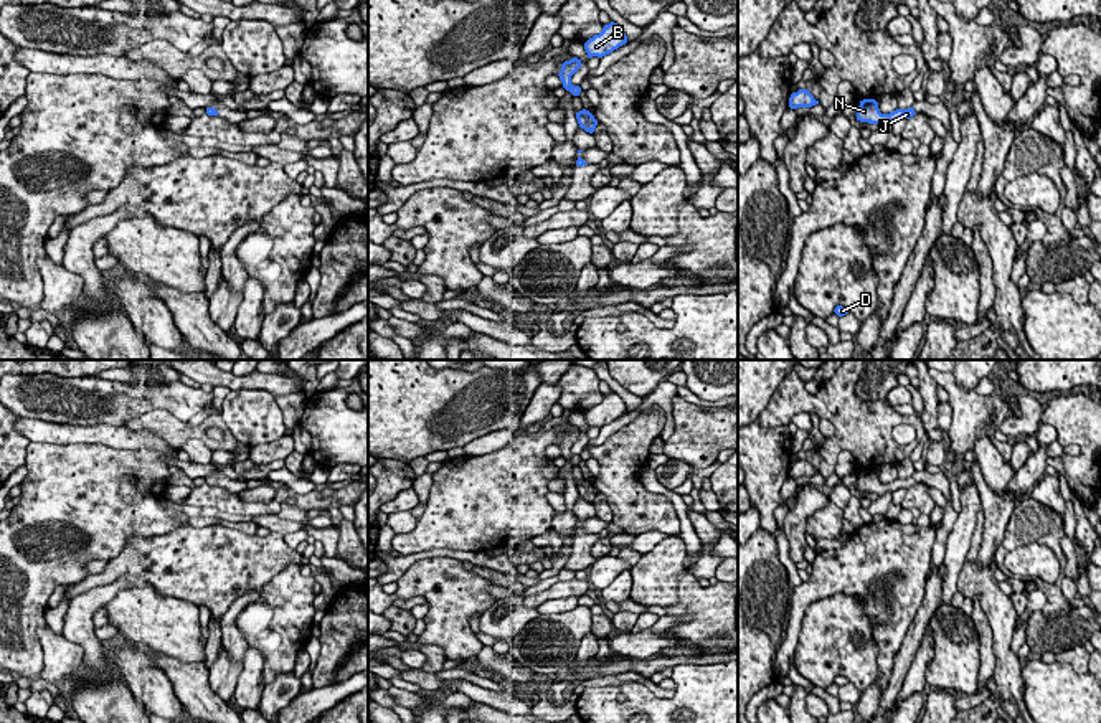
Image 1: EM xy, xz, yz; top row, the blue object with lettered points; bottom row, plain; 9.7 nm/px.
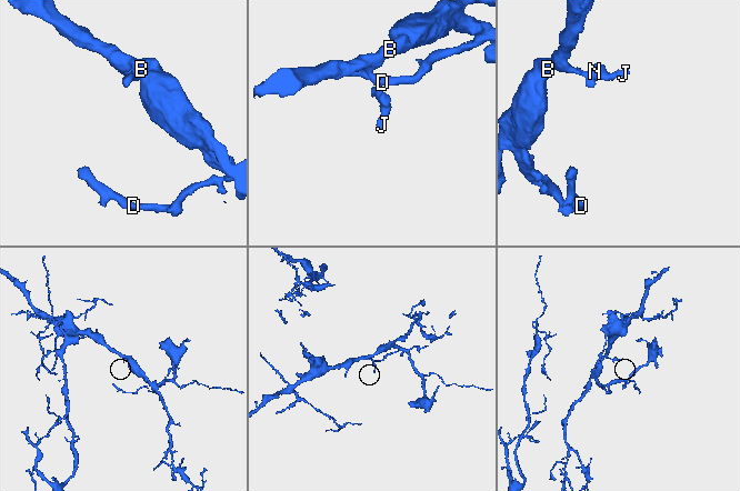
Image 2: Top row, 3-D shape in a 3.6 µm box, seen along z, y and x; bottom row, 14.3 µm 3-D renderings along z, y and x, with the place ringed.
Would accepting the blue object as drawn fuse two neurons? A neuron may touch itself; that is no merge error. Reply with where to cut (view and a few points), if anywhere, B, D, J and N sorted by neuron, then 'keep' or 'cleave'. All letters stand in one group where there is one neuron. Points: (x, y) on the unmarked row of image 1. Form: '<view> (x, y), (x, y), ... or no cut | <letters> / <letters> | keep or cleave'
no cut | B D J N | keep

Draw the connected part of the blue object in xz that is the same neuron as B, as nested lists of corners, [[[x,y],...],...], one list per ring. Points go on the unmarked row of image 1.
[[[611,391],[609,395],[604,395],[599,404],[594,404],[584,413],[584,419],[588,428],[602,428],[626,413],[627,406],[624,399],[617,393]]]

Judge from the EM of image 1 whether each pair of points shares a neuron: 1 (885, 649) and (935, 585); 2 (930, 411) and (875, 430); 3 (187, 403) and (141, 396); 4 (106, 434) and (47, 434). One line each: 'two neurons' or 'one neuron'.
1: two neurons
2: two neurons
3: one neuron
4: one neuron

